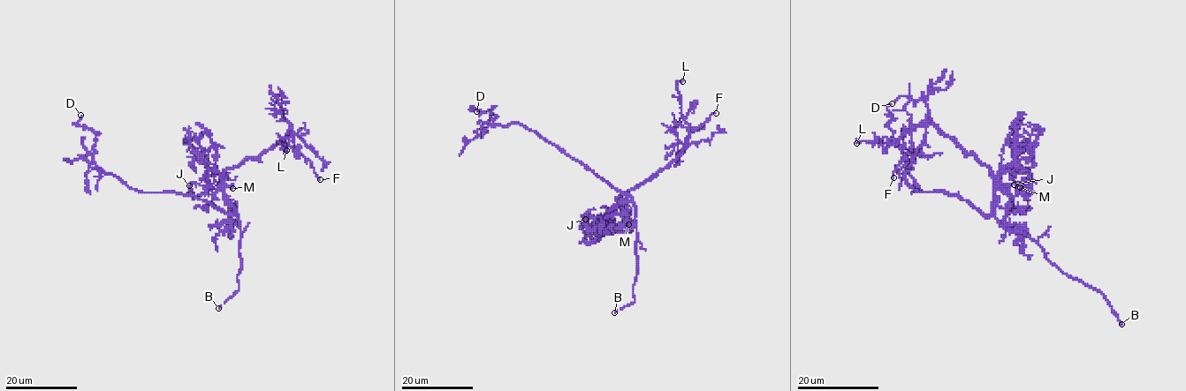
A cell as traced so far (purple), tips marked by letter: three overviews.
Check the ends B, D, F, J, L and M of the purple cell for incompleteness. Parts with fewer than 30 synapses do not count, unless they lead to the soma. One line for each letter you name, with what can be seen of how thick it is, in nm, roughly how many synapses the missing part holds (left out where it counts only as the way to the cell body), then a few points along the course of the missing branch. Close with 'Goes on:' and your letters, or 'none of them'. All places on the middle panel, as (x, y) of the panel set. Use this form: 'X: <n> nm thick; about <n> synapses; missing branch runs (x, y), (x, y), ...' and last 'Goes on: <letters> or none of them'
B: 170 nm thick; missing branch runs (614, 312), (610, 320), (612, 327), (625, 327), (649, 321), (663, 327), (681, 345)
Goes on: B

